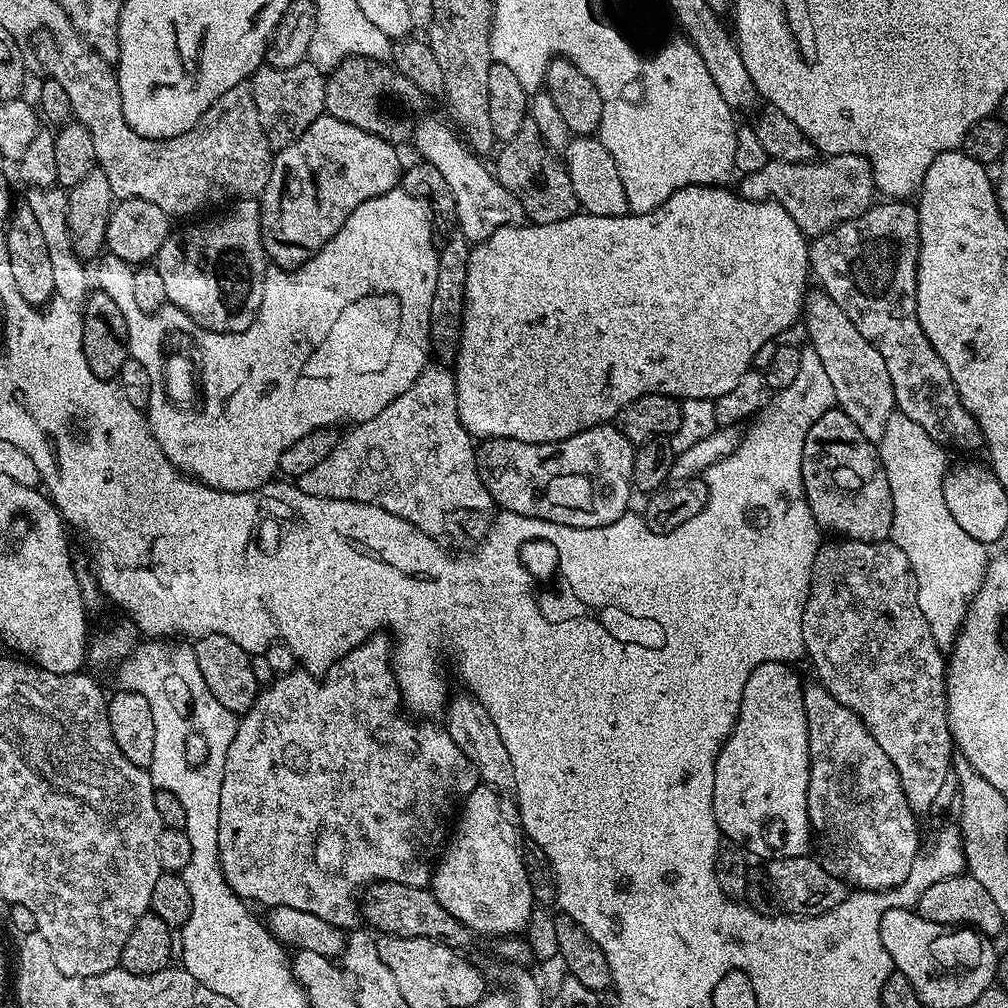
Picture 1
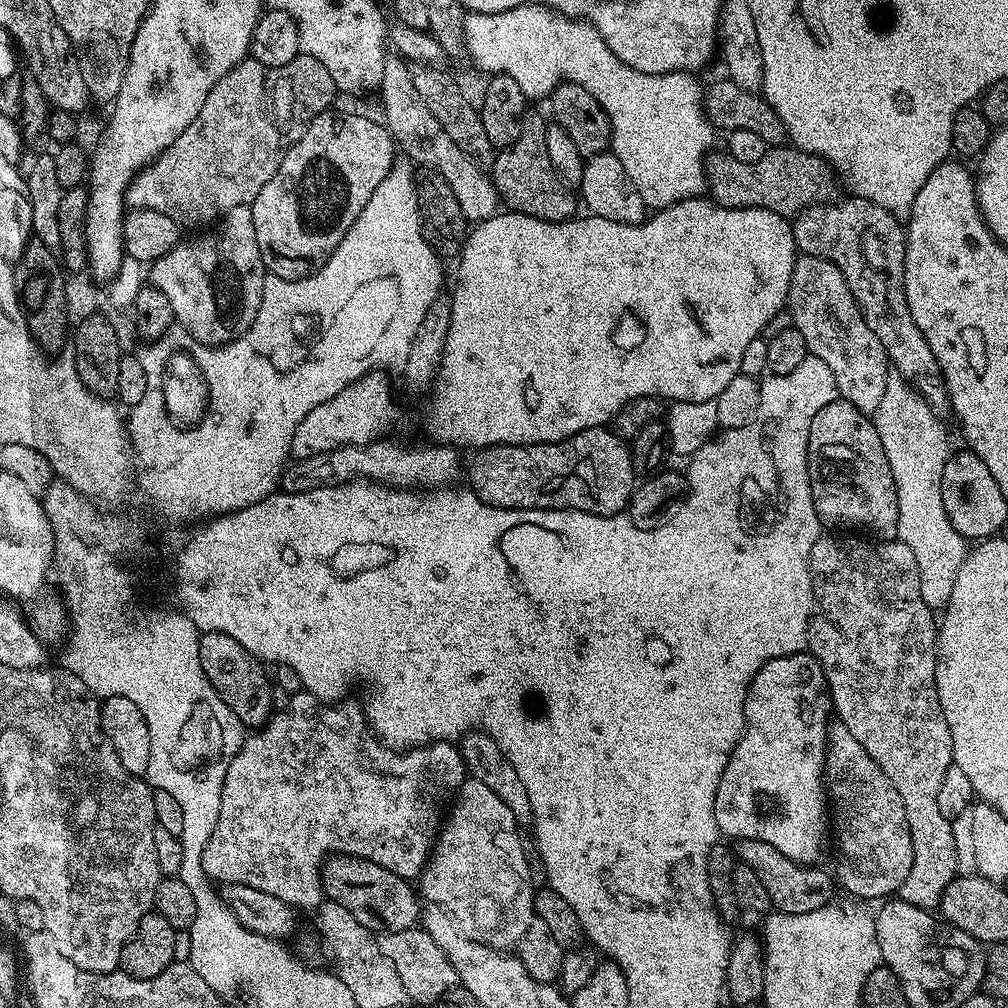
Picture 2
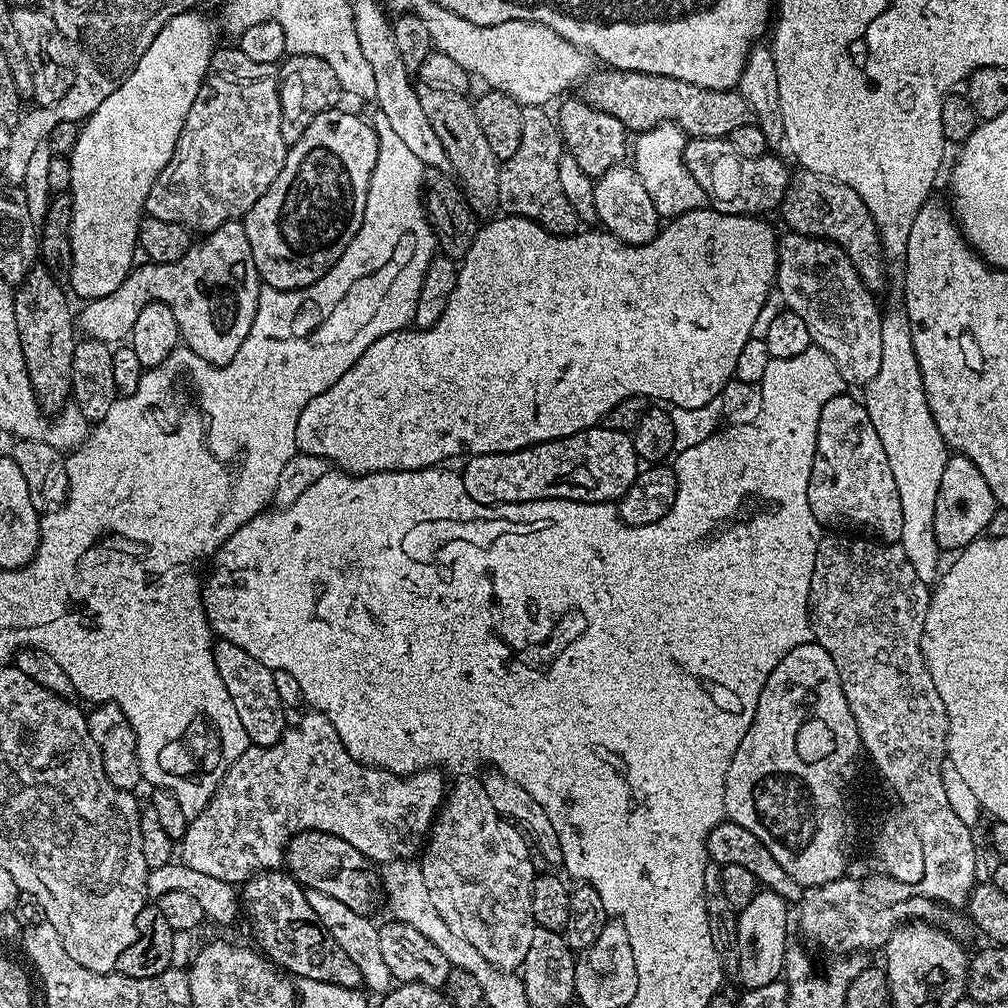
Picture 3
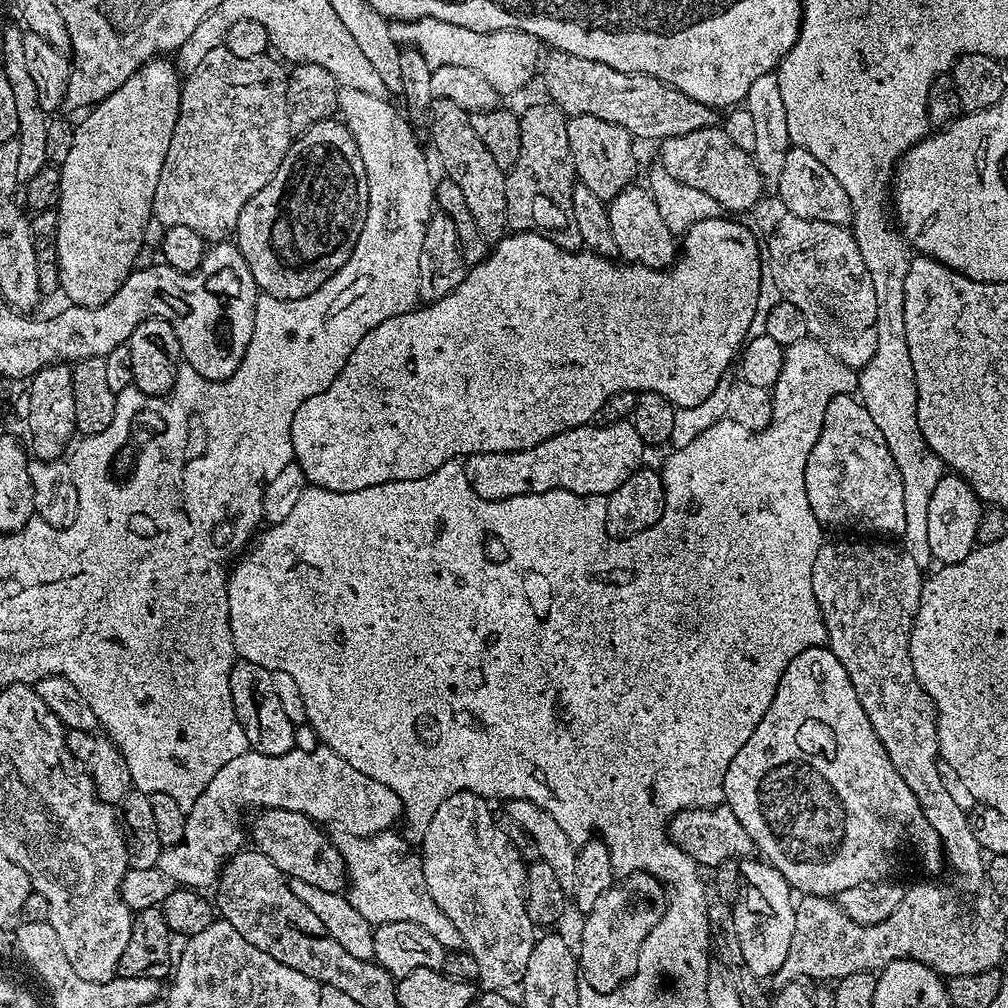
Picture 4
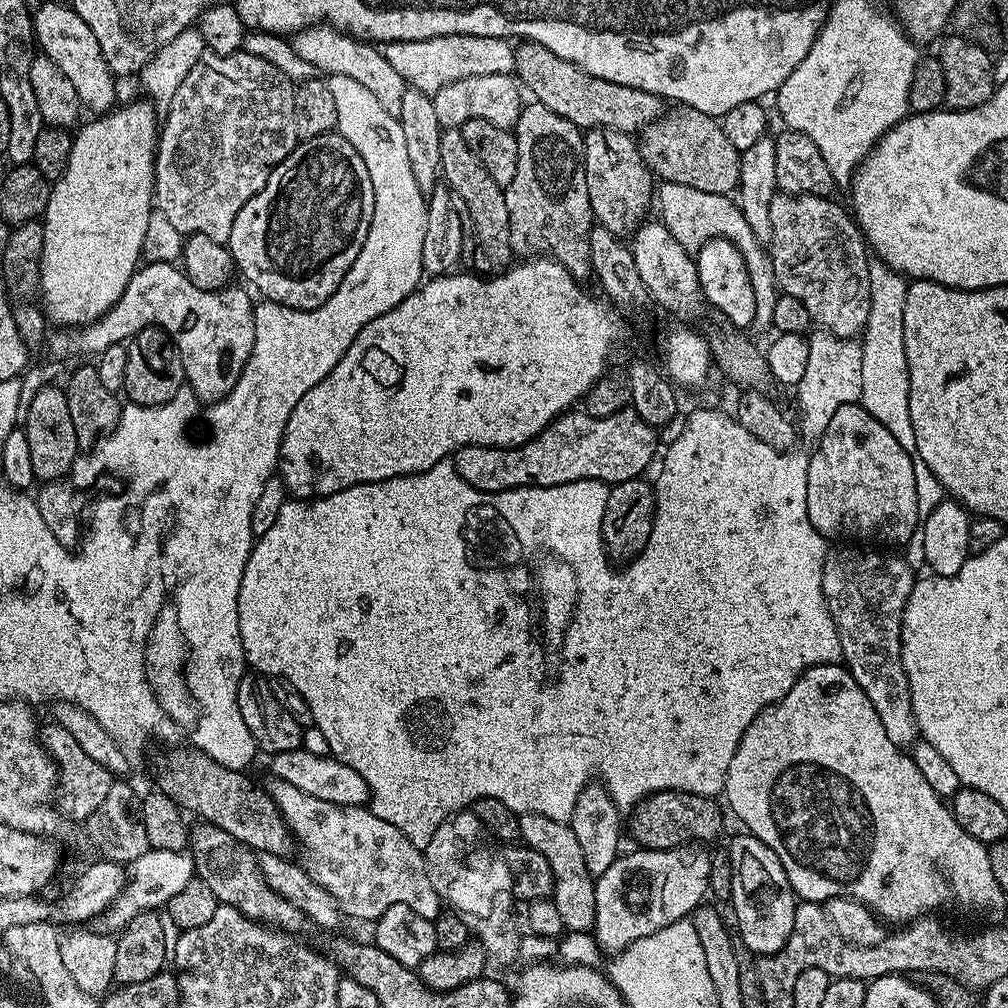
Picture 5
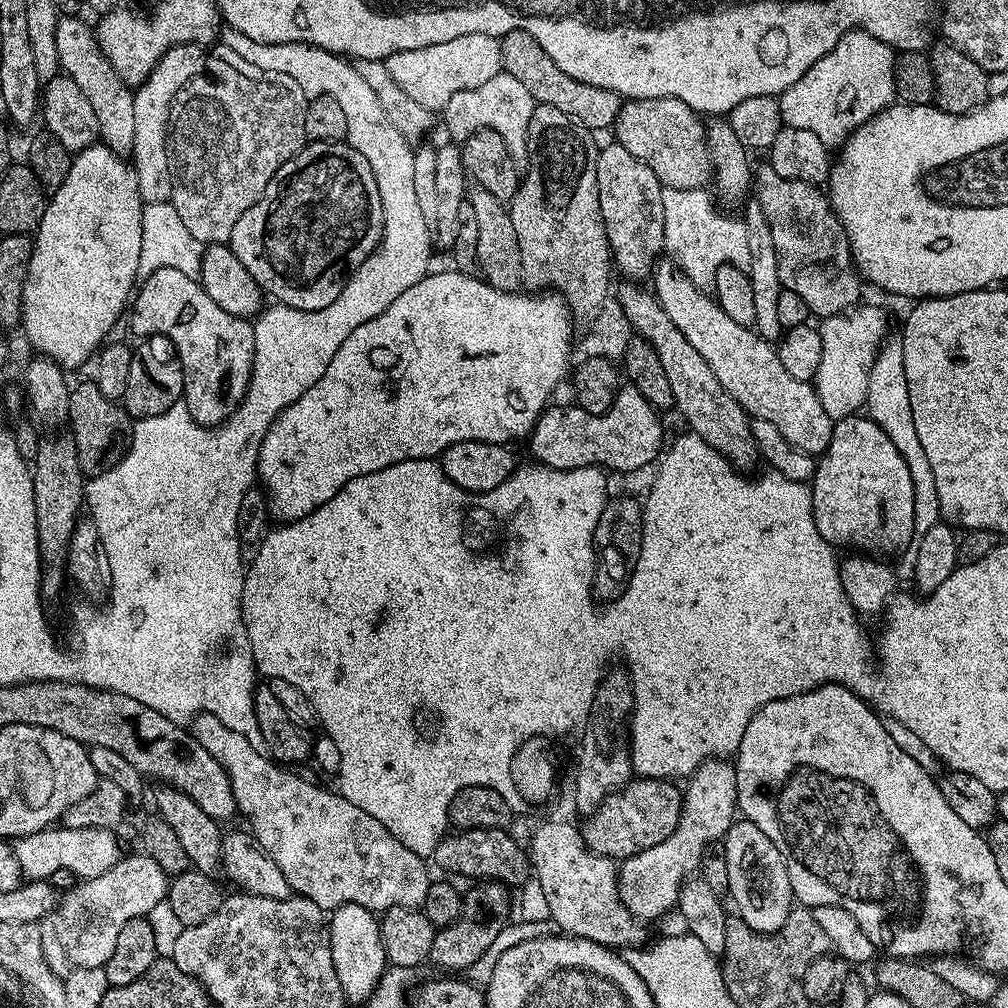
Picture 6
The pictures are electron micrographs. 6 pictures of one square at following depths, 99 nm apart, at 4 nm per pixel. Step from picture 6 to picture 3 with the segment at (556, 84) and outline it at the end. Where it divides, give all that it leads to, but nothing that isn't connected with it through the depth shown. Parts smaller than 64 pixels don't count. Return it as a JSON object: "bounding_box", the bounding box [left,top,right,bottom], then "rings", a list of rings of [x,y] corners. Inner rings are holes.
{"bounding_box":[582,67,753,140],"rings":[[[605,67],[593,71],[582,85],[582,99],[590,106],[618,118],[625,128],[639,134],[659,124],[676,124],[685,137],[701,140],[727,138],[738,126],[753,123],[752,111],[739,90],[710,90],[682,82],[682,78],[651,76],[641,72],[623,72],[620,68]]]}

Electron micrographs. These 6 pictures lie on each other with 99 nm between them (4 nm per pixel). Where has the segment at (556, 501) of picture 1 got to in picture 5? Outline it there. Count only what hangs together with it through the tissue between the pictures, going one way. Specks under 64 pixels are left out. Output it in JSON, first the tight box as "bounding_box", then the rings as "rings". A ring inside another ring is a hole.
{"bounding_box":[454,406,657,492],"rings":[[[631,406],[606,418],[594,418],[583,410],[569,410],[552,423],[547,424],[530,442],[518,445],[517,448],[487,448],[471,444],[454,453],[454,463],[458,474],[470,486],[480,492],[505,492],[511,488],[549,488],[566,482],[579,480],[598,480],[605,485],[621,484],[645,475],[648,463],[657,459],[657,429],[651,428]]]}

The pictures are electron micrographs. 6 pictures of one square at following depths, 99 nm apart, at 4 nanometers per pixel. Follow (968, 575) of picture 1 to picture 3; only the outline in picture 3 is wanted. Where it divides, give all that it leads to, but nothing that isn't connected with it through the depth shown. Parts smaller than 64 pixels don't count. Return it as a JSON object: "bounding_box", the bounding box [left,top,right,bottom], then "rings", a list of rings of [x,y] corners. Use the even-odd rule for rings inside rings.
{"bounding_box":[863,303,950,582],"rings":[[[899,303],[890,305],[883,313],[882,366],[878,366],[878,374],[874,374],[874,378],[863,392],[864,409],[870,414],[870,422],[874,422],[874,430],[878,430],[878,439],[882,442],[882,450],[886,450],[886,462],[890,462],[890,474],[894,474],[894,483],[898,486],[898,498],[902,502],[902,538],[898,543],[906,550],[906,558],[910,558],[914,574],[918,574],[918,578],[926,582],[935,581],[942,568],[942,563],[940,564],[942,549],[935,541],[934,510],[938,486],[941,485],[942,472],[950,457],[950,449],[942,434],[938,434],[938,425],[930,414],[922,382],[922,370],[918,366],[918,358],[912,345],[910,322],[906,310]]]}

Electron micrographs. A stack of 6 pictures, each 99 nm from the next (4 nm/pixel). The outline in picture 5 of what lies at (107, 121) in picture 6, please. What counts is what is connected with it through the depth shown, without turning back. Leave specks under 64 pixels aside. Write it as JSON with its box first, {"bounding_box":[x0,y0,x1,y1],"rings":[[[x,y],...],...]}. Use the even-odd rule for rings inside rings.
{"bounding_box":[32,3,117,114],"rings":[[[41,3],[40,7],[32,12],[32,30],[36,34],[36,43],[39,51],[54,62],[70,78],[74,90],[78,90],[78,98],[85,109],[92,114],[111,112],[116,100],[117,77],[108,68],[106,58],[102,52],[94,33],[78,18],[78,14],[67,3]]]}

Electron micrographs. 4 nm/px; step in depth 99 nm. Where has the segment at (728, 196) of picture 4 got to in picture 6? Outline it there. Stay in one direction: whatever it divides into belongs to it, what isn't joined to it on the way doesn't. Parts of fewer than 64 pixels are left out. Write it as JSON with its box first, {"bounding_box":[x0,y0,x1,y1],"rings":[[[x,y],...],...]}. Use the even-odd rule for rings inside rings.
{"bounding_box":[614,98,713,190],"rings":[[[678,98],[624,100],[614,125],[614,140],[615,143],[626,146],[634,158],[646,162],[646,166],[654,170],[663,187],[694,190],[708,188],[713,179],[705,127],[701,113],[686,106],[686,102]]]}

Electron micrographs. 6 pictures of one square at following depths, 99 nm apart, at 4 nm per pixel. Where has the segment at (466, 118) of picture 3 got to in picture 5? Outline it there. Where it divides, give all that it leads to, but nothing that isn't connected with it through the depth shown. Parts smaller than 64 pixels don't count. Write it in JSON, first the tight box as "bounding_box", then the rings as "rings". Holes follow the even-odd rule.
{"bounding_box":[440,128,514,274],"rings":[[[459,128],[443,129],[441,144],[440,172],[443,183],[451,188],[457,201],[464,200],[472,232],[476,235],[476,249],[472,252],[472,264],[476,268],[473,269],[480,274],[503,274],[514,263],[514,253],[510,246],[510,214],[506,214],[504,189],[498,186],[498,182],[494,182],[494,178],[490,178],[476,150],[466,146],[466,138],[462,138]]]}

